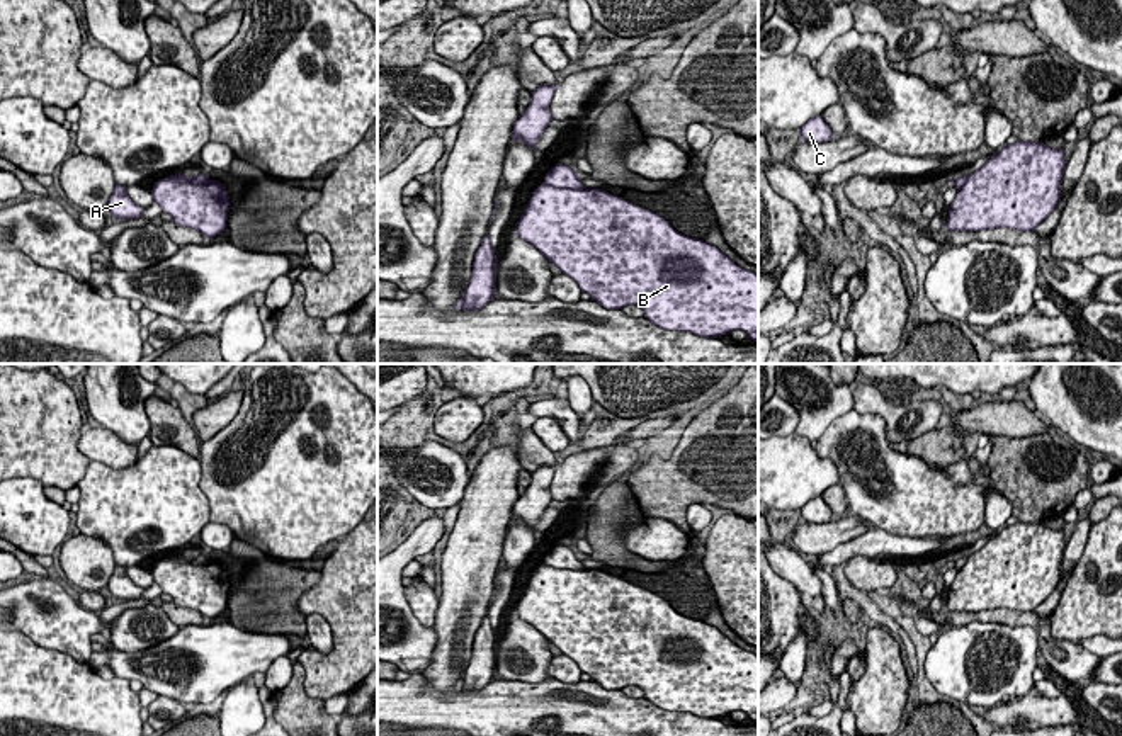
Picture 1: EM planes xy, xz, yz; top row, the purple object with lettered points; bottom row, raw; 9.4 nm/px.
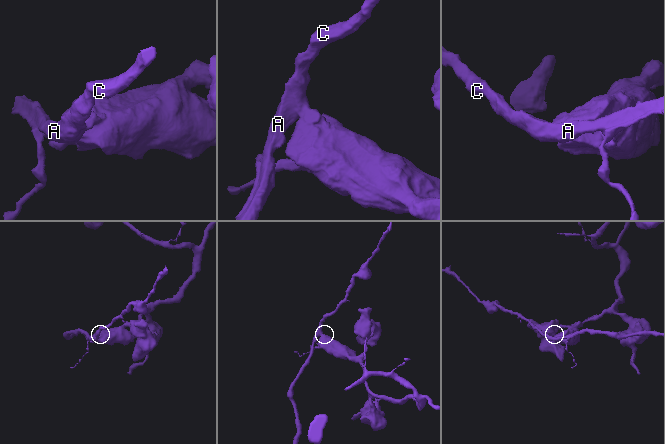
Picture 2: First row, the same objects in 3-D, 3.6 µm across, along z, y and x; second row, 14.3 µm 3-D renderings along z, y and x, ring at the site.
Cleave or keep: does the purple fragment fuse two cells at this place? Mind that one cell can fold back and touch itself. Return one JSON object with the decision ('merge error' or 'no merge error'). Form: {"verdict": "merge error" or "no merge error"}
{"verdict": "merge error"}

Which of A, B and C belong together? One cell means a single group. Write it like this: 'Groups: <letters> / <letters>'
Groups: A C / B

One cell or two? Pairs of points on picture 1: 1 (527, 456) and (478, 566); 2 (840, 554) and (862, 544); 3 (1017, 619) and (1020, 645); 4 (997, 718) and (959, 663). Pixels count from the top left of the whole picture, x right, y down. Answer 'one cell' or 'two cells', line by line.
1: two cells
2: one cell
3: two cells
4: two cells

